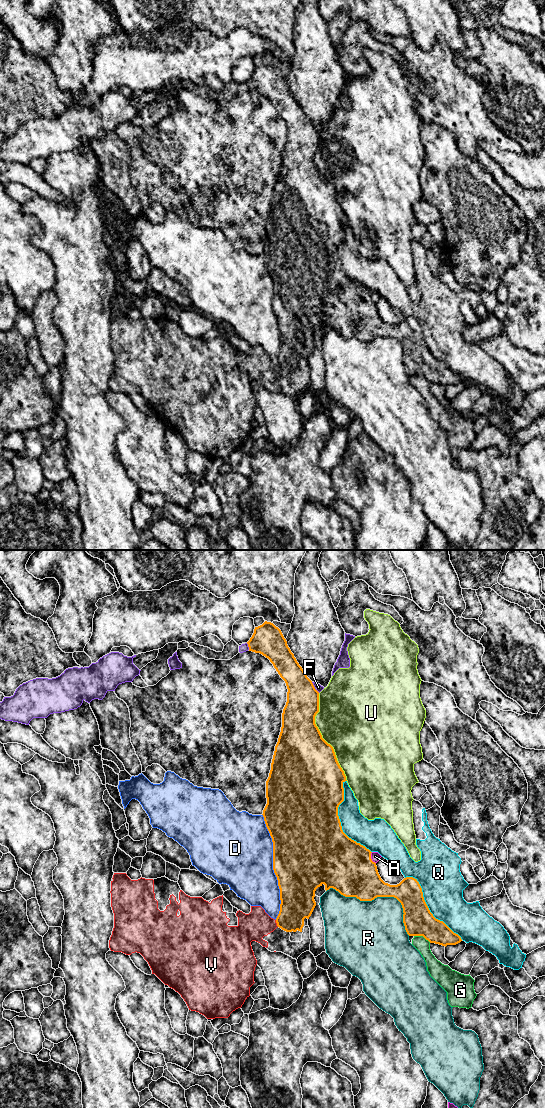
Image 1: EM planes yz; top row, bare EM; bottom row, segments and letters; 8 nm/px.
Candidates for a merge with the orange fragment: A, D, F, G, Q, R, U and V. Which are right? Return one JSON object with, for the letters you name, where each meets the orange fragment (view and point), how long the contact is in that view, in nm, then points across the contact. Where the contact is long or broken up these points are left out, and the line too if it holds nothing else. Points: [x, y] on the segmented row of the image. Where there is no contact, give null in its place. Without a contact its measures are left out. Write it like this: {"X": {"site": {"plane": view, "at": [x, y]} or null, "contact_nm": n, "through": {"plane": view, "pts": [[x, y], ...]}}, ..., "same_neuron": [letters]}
{"V": {"site": {"plane": "yz", "at": [276, 922]}, "contact_nm": 60, "through": {"plane": "yz", "pts": [[297, 899], [295, 904], [276, 922], [254, 926]]}}, "same_neuron": ["V"]}

